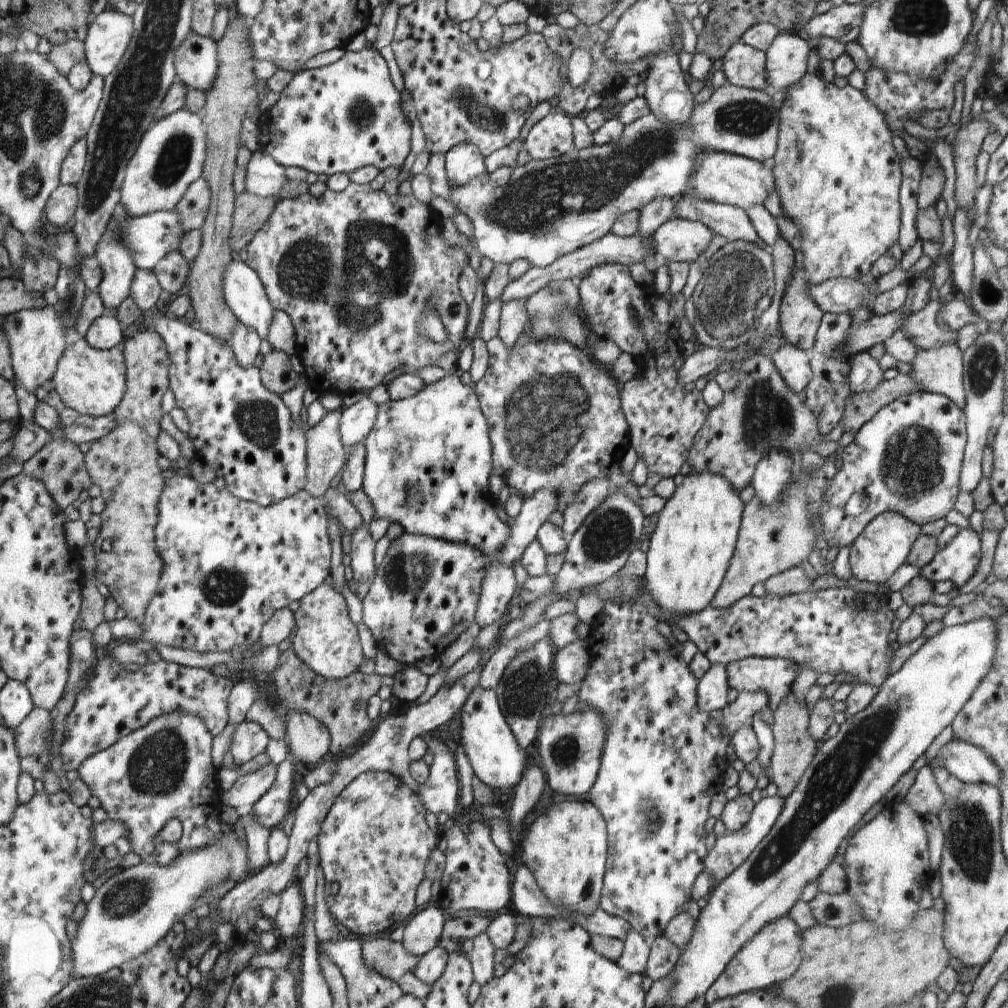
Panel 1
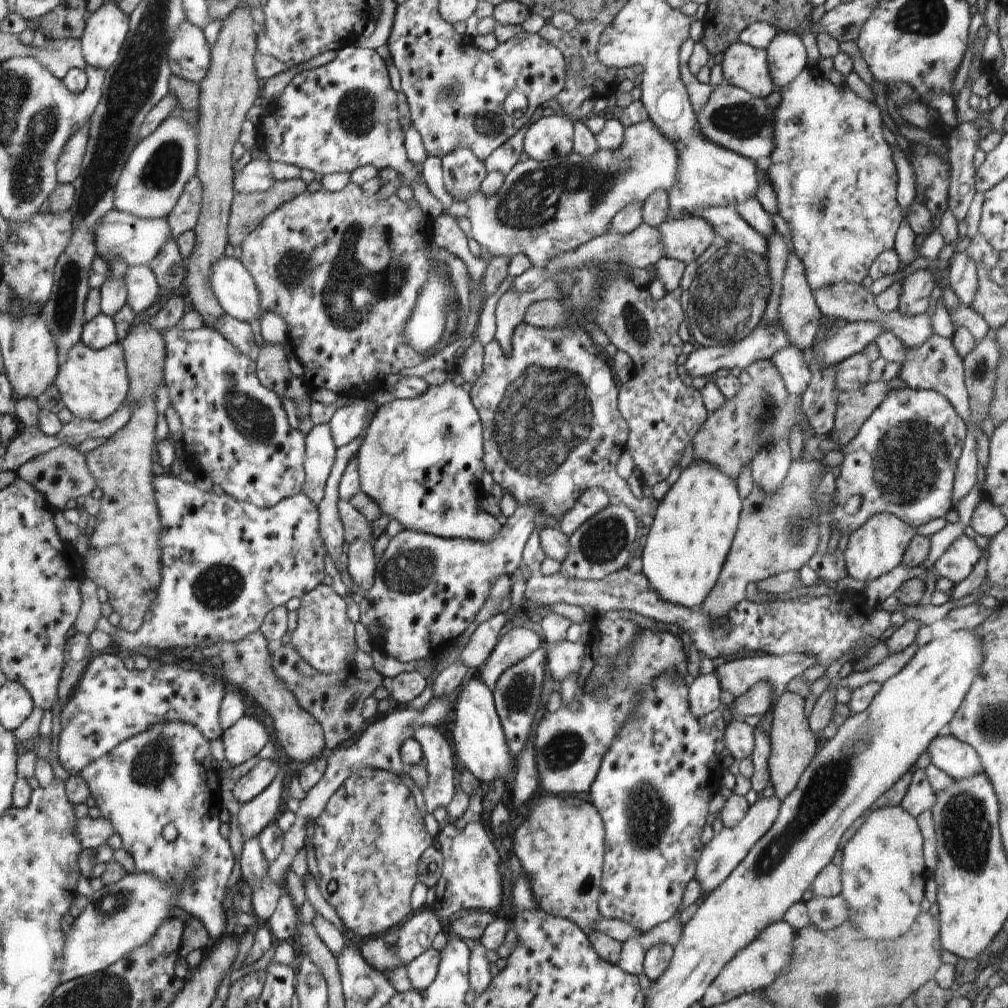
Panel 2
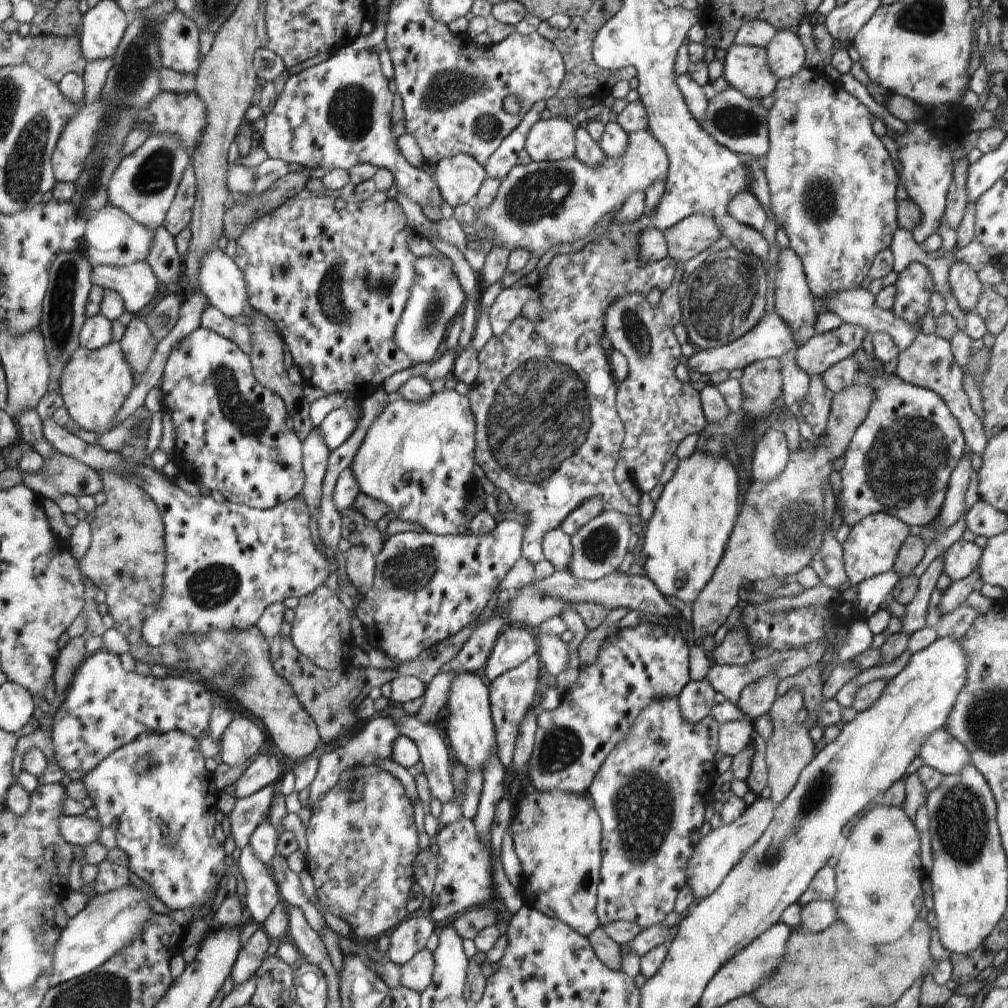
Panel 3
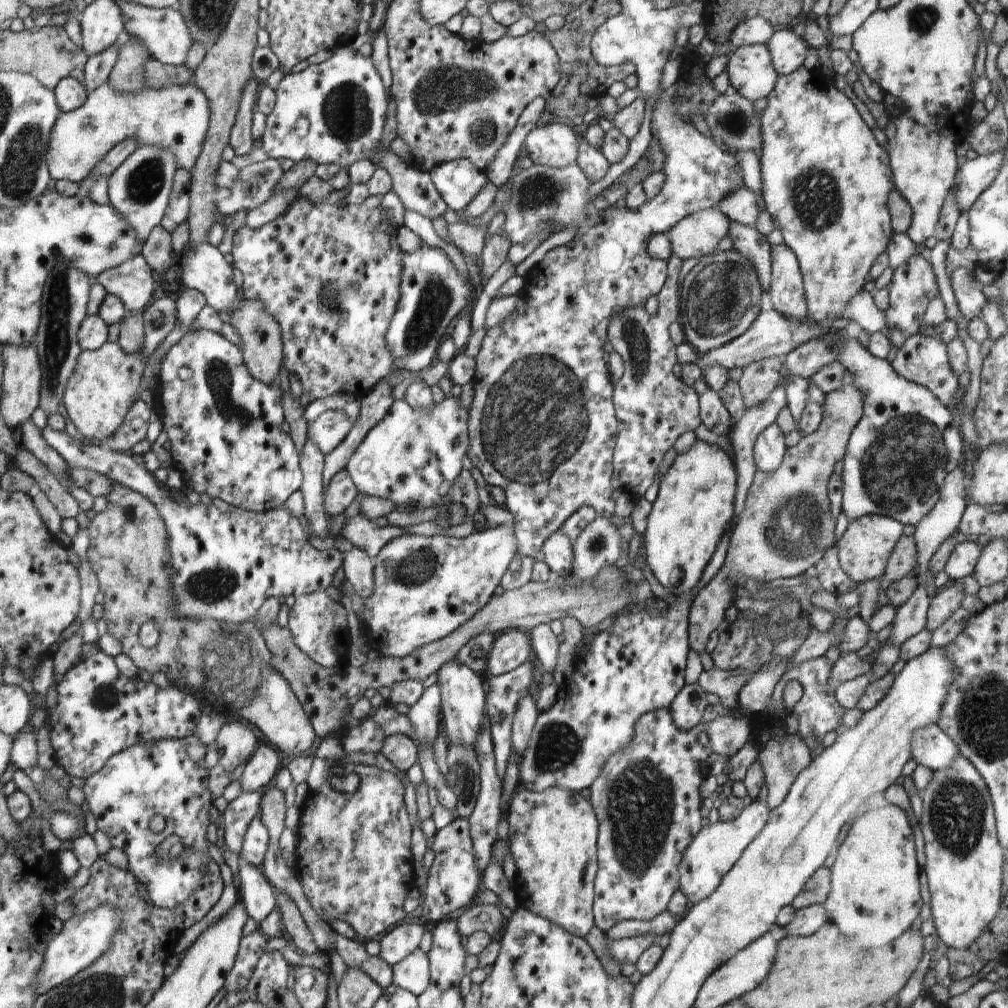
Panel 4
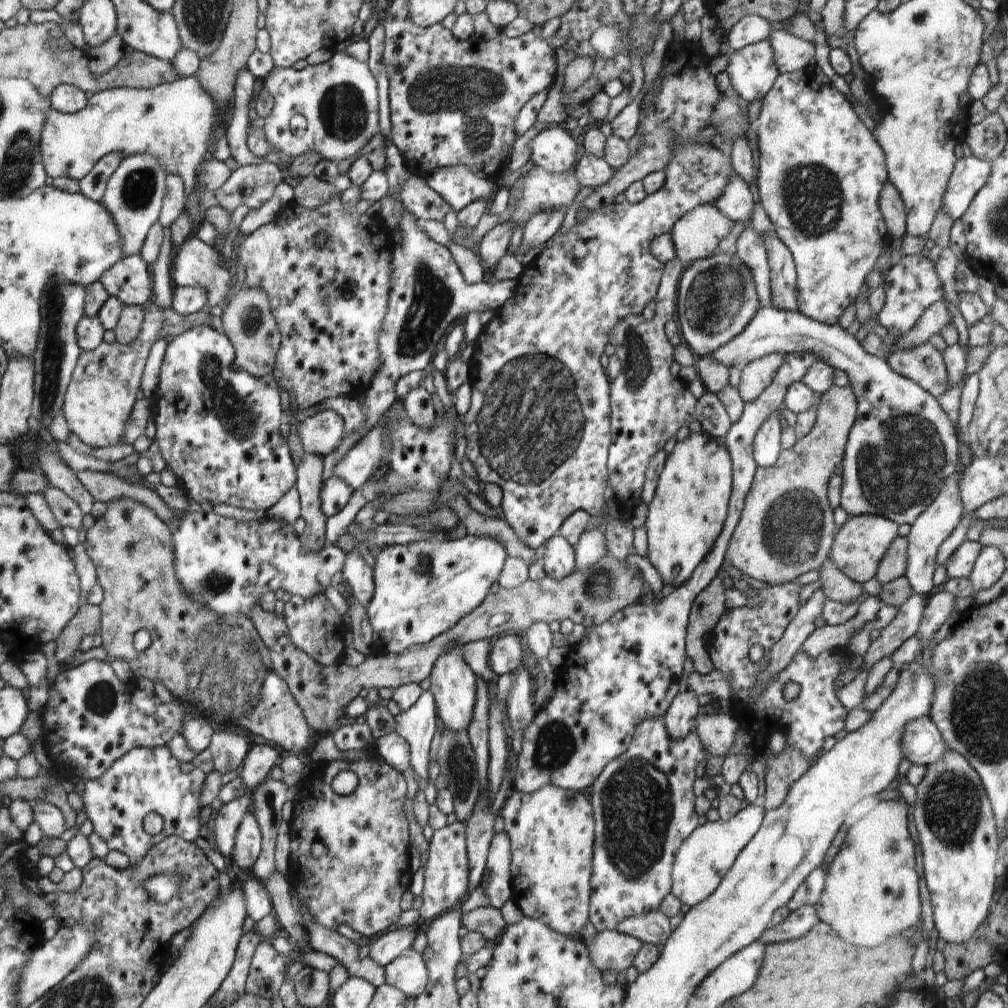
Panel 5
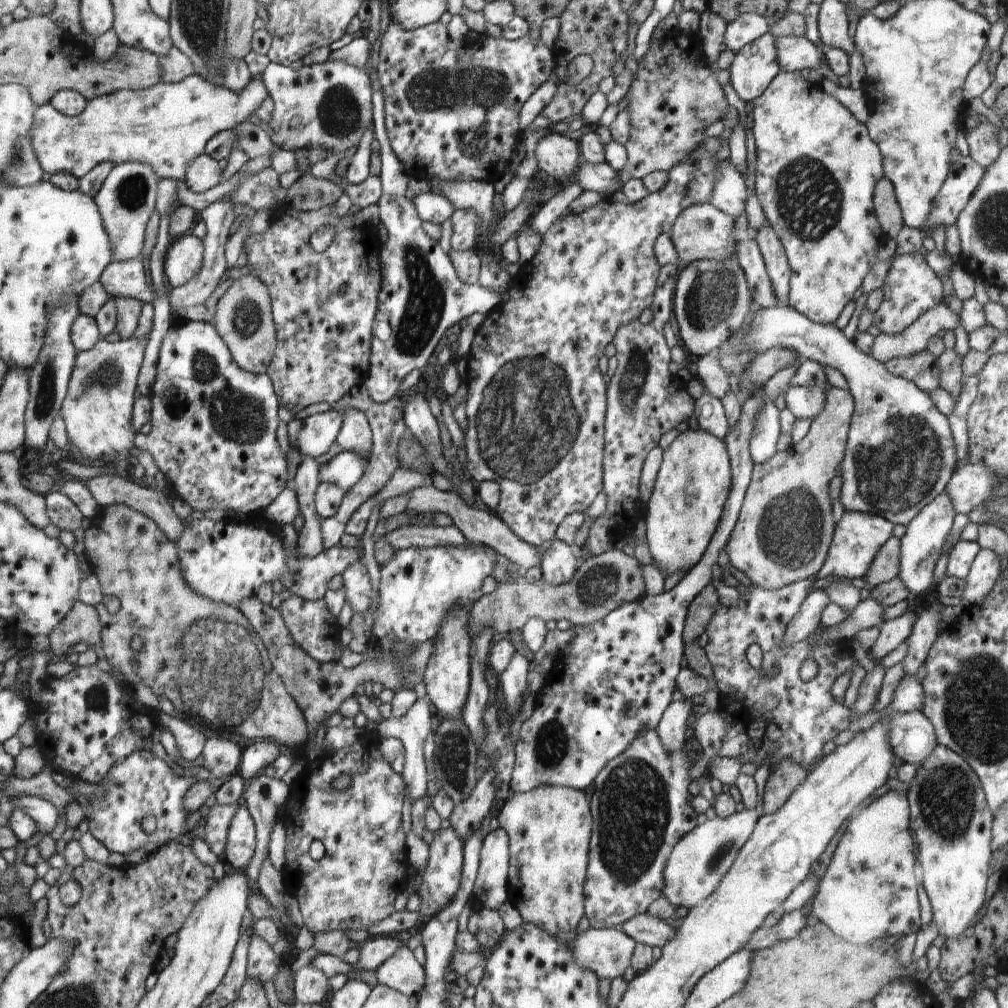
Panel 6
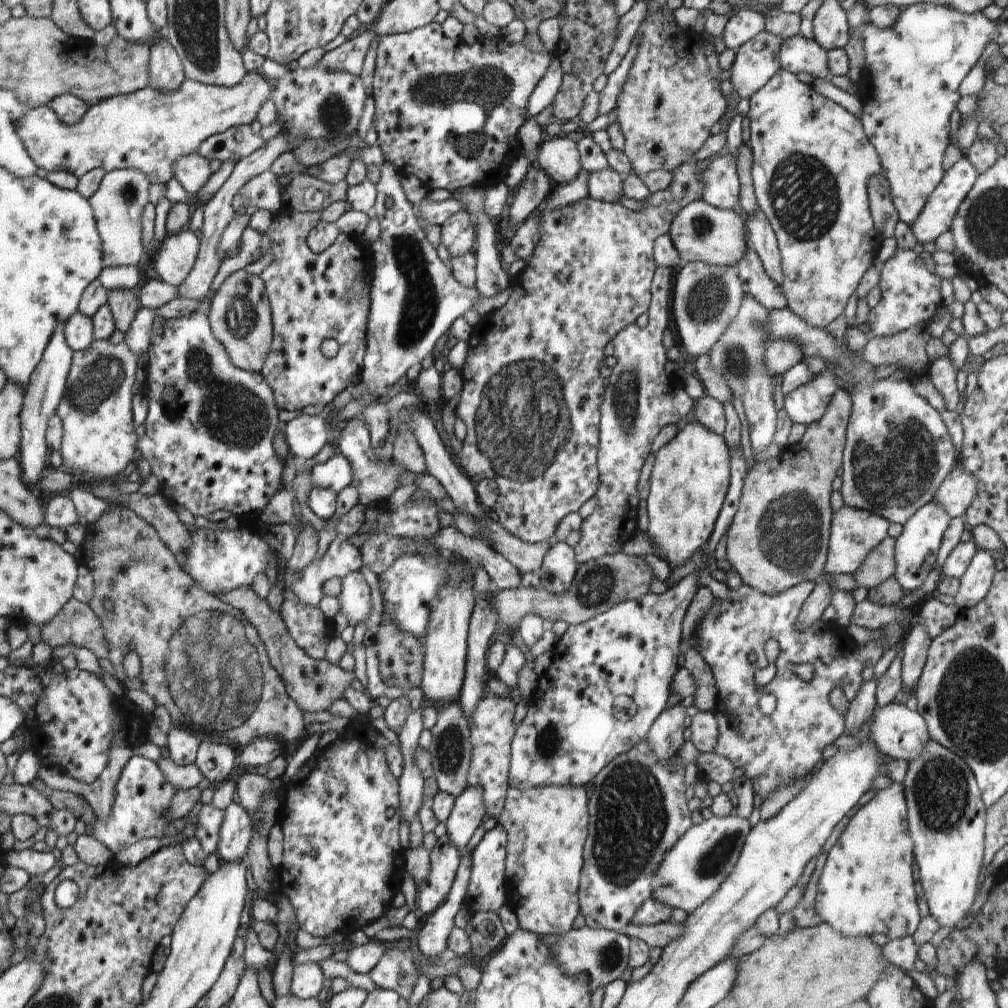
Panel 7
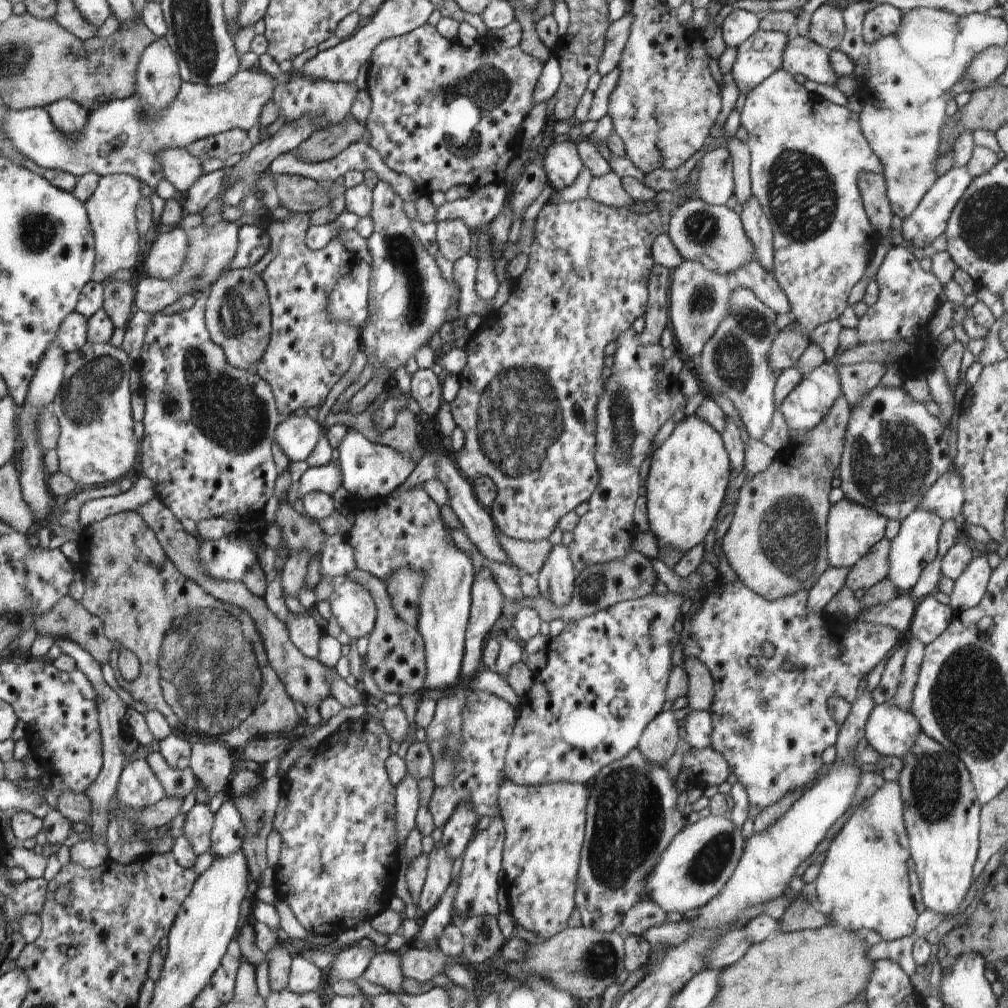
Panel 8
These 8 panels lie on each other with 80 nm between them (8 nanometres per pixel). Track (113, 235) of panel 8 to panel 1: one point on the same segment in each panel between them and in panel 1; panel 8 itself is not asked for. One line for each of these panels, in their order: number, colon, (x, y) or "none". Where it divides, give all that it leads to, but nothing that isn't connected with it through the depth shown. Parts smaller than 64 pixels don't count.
1: (170, 156)
2: (160, 165)
3: (143, 186)
4: (139, 189)
5: (134, 195)
6: (127, 198)
7: (118, 204)

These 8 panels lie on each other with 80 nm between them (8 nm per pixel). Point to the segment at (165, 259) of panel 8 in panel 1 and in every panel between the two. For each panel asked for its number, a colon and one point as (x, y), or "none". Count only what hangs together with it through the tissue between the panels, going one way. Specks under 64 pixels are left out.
1: (244, 293)
2: (231, 281)
3: (220, 279)
4: (205, 269)
5: (196, 264)
6: (185, 260)
7: (176, 257)

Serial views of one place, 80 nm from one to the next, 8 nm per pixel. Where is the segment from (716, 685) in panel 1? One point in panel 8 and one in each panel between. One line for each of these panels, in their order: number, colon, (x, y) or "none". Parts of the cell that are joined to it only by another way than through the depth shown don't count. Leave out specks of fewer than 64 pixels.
2: (703, 696)
3: (696, 699)
4: (687, 708)
5: (682, 715)
6: (673, 728)
7: (667, 733)
8: (658, 741)

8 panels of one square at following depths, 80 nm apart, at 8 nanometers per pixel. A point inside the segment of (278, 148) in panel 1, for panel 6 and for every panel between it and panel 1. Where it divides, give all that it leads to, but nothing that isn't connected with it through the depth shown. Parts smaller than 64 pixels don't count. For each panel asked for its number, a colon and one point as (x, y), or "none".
2: (342, 115)
3: (336, 114)
4: (344, 99)
5: (339, 99)
6: (333, 100)

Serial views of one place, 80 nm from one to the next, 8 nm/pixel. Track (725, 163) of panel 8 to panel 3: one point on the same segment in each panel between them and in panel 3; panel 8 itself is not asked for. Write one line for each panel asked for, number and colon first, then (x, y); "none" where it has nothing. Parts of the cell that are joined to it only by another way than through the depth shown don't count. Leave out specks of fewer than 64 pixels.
3: (744, 207)
4: (740, 206)
5: (736, 202)
6: (729, 195)
7: (721, 187)

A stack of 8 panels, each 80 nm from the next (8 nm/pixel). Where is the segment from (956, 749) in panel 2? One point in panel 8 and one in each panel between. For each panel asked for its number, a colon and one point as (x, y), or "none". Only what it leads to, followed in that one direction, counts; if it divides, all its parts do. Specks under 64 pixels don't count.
3: (940, 751)
4: (930, 747)
5: (922, 743)
6: (912, 737)
7: (896, 730)
8: (890, 731)

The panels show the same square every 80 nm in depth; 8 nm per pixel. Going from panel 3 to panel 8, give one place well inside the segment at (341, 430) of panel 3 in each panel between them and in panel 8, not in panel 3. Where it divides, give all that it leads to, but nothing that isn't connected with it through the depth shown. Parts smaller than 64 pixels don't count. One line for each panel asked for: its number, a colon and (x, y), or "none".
4: (329, 428)
5: (320, 434)
6: (314, 436)
7: (305, 435)
8: (296, 436)

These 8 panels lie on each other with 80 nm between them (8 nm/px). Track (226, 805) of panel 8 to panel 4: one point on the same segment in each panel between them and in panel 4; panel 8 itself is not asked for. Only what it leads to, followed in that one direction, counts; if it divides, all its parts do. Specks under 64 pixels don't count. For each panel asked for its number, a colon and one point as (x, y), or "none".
4: (254, 845)
5: (248, 843)
6: (241, 841)
7: (234, 834)

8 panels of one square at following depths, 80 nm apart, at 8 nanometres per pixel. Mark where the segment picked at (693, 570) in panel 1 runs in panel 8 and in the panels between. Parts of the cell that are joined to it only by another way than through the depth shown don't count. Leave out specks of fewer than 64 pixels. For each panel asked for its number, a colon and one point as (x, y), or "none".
2: (693, 527)
3: (686, 537)
4: (693, 509)
5: (685, 518)
6: (694, 480)
7: (689, 480)
8: (689, 472)

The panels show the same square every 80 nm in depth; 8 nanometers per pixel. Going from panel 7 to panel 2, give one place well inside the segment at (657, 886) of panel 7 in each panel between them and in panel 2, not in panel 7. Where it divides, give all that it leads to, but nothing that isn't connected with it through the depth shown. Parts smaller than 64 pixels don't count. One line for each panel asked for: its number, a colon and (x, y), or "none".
2: (719, 857)
3: (715, 854)
4: (716, 847)
5: (704, 859)
6: (700, 860)

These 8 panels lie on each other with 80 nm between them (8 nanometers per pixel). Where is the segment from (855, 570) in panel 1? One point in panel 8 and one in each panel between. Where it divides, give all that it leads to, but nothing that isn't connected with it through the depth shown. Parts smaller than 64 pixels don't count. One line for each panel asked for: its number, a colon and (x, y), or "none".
2: (877, 547)
3: (870, 549)
4: (862, 551)
5: (857, 549)
6: (858, 536)
7: (854, 532)
8: (852, 529)

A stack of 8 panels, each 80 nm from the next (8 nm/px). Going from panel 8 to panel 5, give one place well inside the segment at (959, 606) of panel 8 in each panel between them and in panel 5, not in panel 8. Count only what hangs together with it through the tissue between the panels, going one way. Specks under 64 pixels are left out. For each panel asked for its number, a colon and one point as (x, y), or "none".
5: (989, 567)
6: (985, 571)
7: (974, 584)

